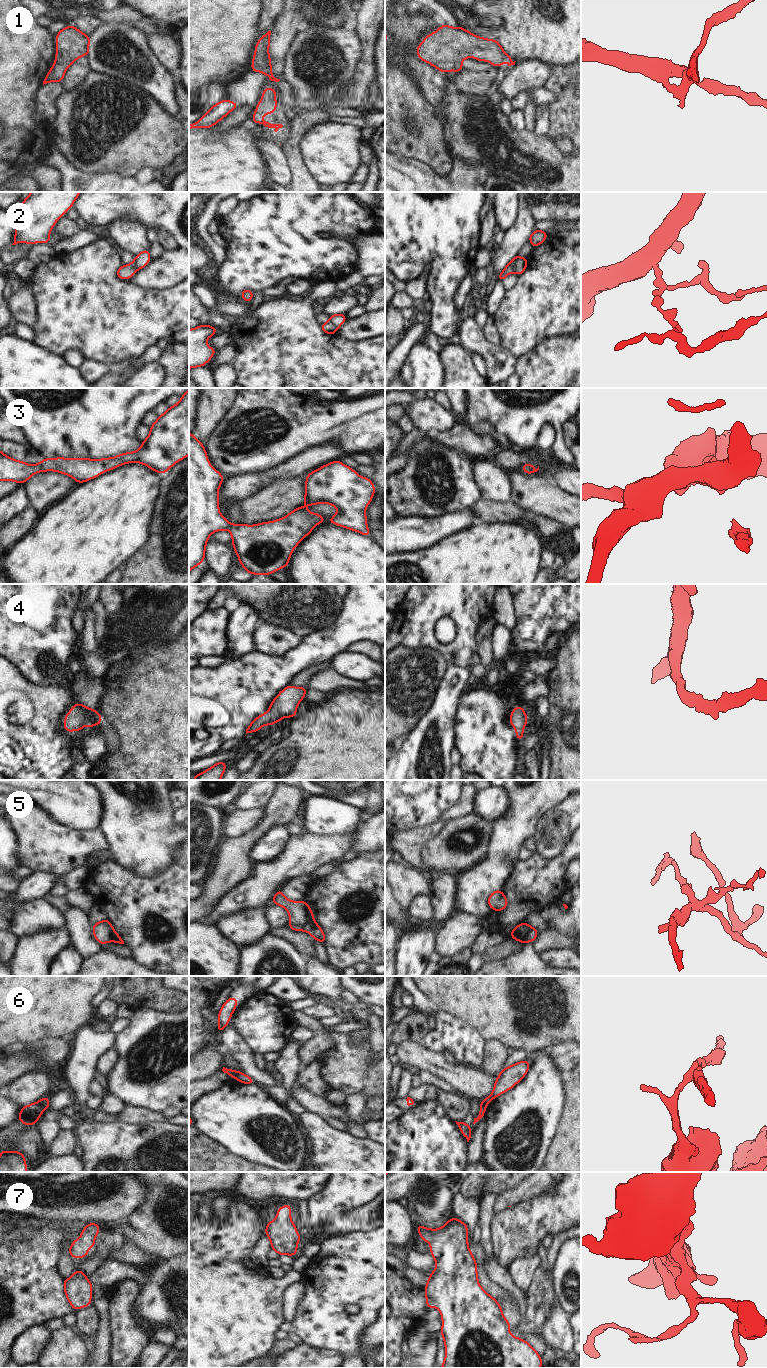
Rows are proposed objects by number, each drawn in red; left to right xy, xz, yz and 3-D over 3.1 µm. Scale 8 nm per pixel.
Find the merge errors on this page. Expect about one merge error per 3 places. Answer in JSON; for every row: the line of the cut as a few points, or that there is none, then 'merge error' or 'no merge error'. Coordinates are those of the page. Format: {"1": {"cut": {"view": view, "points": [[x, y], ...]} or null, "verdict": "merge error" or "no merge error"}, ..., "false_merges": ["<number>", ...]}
{"1": {"cut": {"view": "xz", "points": [[252, 65], [258, 68], [266, 68], [269, 71]]}, "verdict": "merge error"}, "2": {"cut": {"view": "yz", "points": [[520, 257], [513, 271]]}, "verdict": "merge error"}, "3": {"cut": null, "verdict": "no merge error"}, "4": {"cut": null, "verdict": "no merge error"}, "5": {"cut": {"view": "xz", "points": [[307, 905], [307, 921], [302, 929]]}, "verdict": "merge error"}, "6": {"cut": {"view": "xy", "points": [[38, 1101], [43, 1110]]}, "verdict": "merge error"}, "7": {"cut": null, "verdict": "no merge error"}, "false_merges": ["1", "2", "5", "6"]}

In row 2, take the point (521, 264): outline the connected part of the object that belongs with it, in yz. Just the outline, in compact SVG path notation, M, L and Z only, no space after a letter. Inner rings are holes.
M520 257L516 262L514 272L517 273L518 276L520 277L522 273L525 271L527 265L528 265L528 259Z

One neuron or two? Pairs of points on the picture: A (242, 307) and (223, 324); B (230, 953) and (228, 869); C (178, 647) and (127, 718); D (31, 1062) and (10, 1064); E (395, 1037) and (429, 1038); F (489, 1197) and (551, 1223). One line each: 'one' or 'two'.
A: two
B: two
C: one
D: one
E: two
F: two

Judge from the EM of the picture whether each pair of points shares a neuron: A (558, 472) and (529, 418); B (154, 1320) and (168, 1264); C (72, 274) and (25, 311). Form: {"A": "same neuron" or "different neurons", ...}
{"A": "different neurons", "B": "same neuron", "C": "different neurons"}

